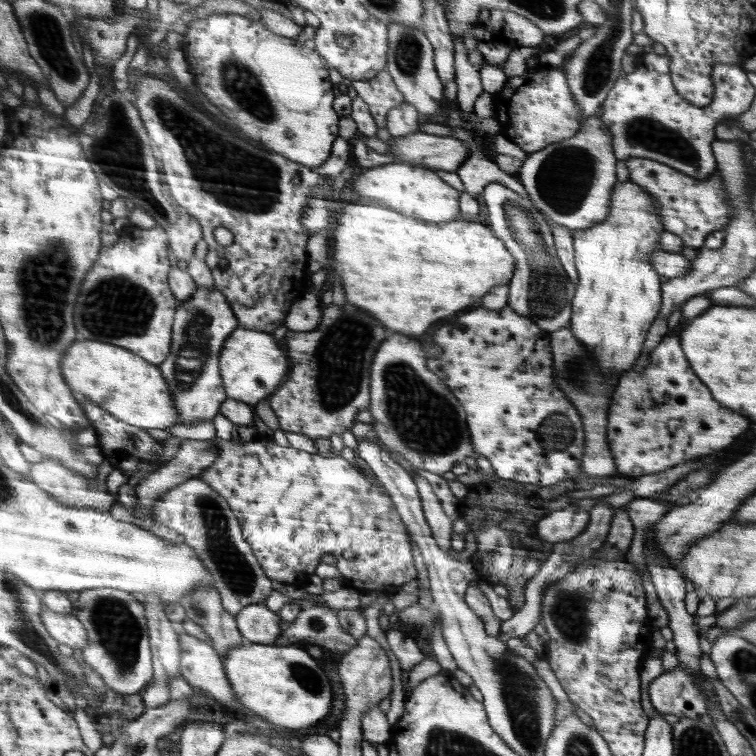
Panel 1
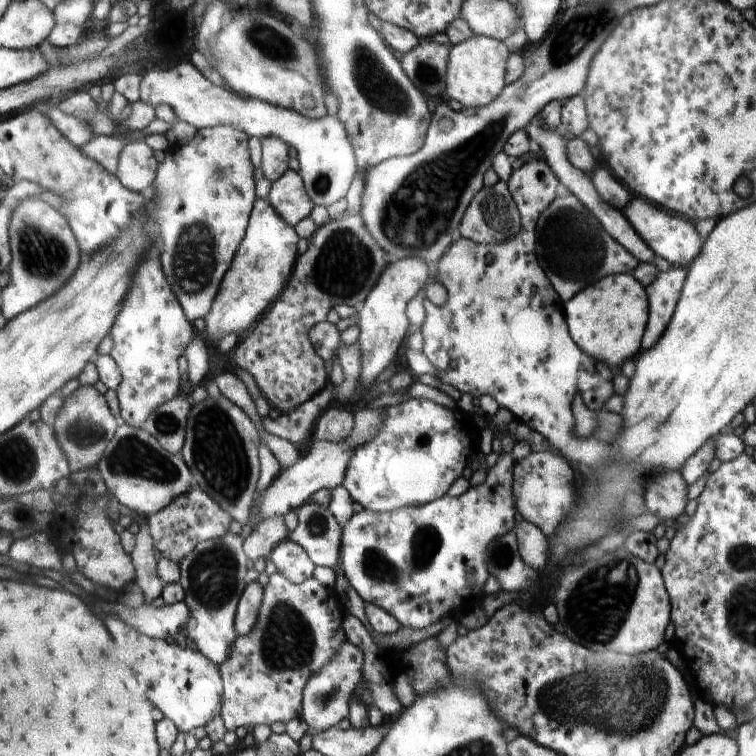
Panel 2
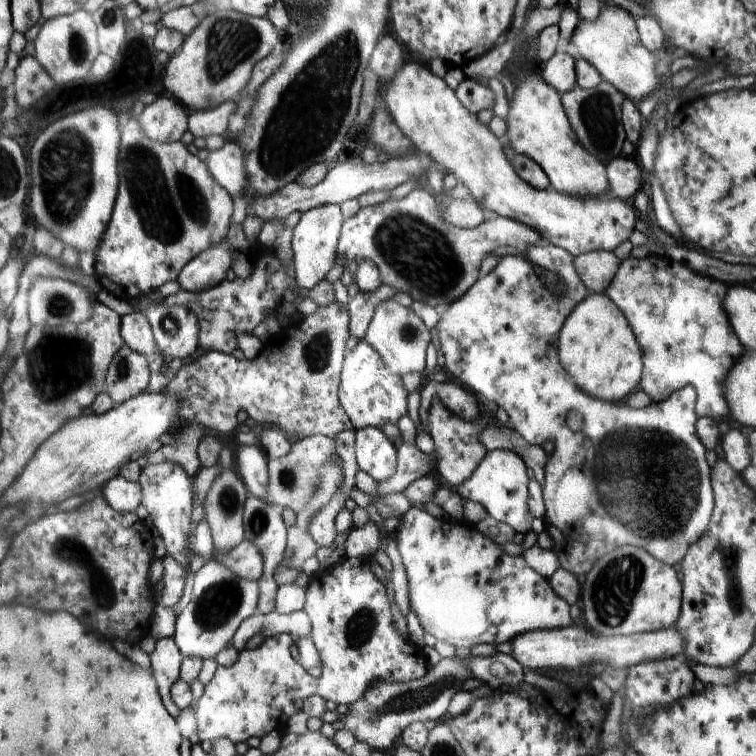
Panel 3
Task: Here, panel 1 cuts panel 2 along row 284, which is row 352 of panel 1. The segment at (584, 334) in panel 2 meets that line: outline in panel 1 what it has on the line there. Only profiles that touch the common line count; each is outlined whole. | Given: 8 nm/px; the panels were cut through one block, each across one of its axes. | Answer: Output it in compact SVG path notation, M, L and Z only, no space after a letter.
M617 182L611 194L611 208L607 212L607 220L585 228L583 232L571 232L573 236L573 252L575 252L575 268L579 274L579 282L575 286L575 296L571 300L571 320L567 328L573 336L591 350L591 360L597 360L599 370L603 374L609 372L629 372L635 360L641 354L641 346L645 334L653 320L659 316L661 306L661 292L659 292L659 274L647 262L657 248L661 234L665 232L661 222L659 202L645 192L635 182Z

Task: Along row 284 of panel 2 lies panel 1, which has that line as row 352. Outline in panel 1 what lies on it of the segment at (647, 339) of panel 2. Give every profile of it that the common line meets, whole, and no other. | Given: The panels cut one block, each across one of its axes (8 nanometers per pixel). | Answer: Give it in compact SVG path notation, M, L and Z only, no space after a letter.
M665 336L649 352L641 372L623 372L609 402L607 444L615 460L615 476L641 478L667 472L675 464L719 452L747 428L747 420L715 402L695 378L675 336Z

